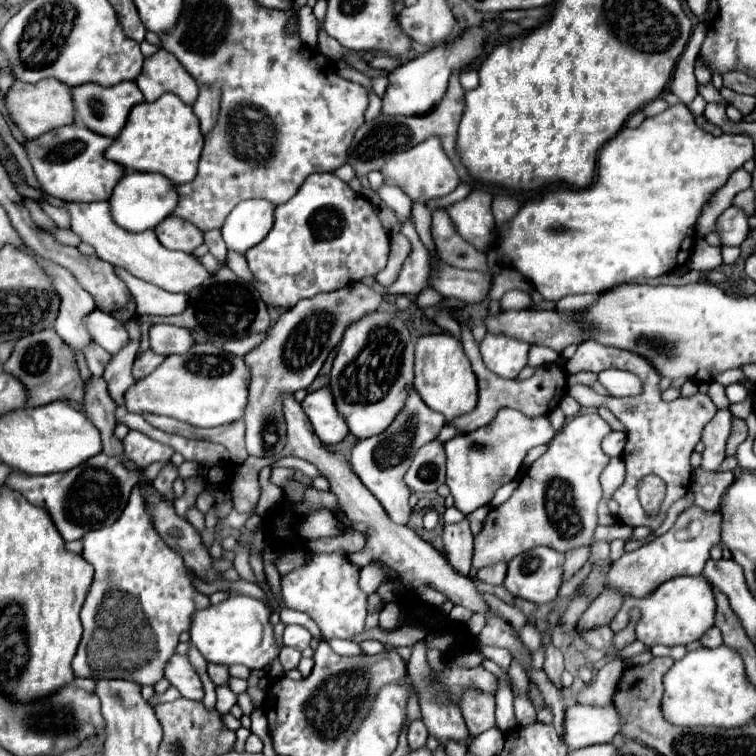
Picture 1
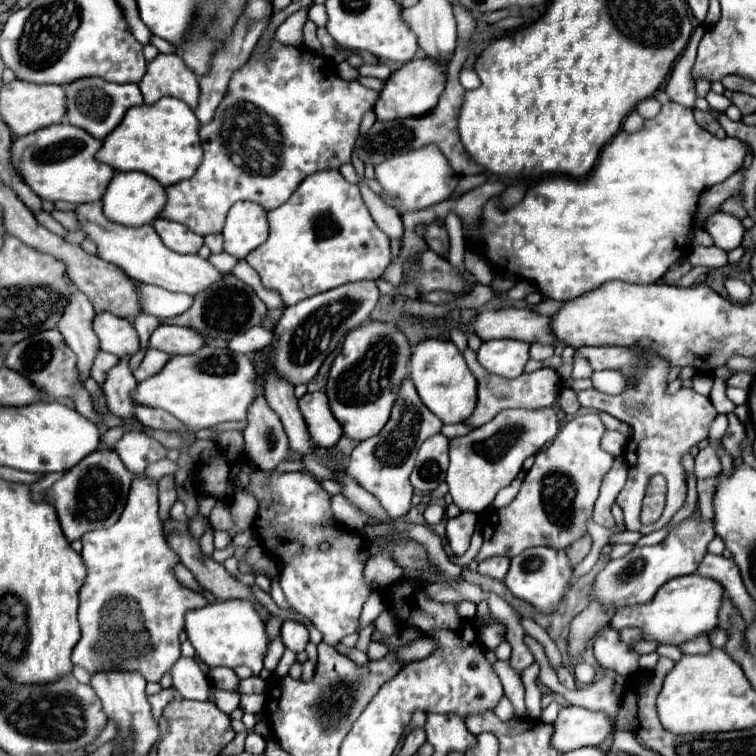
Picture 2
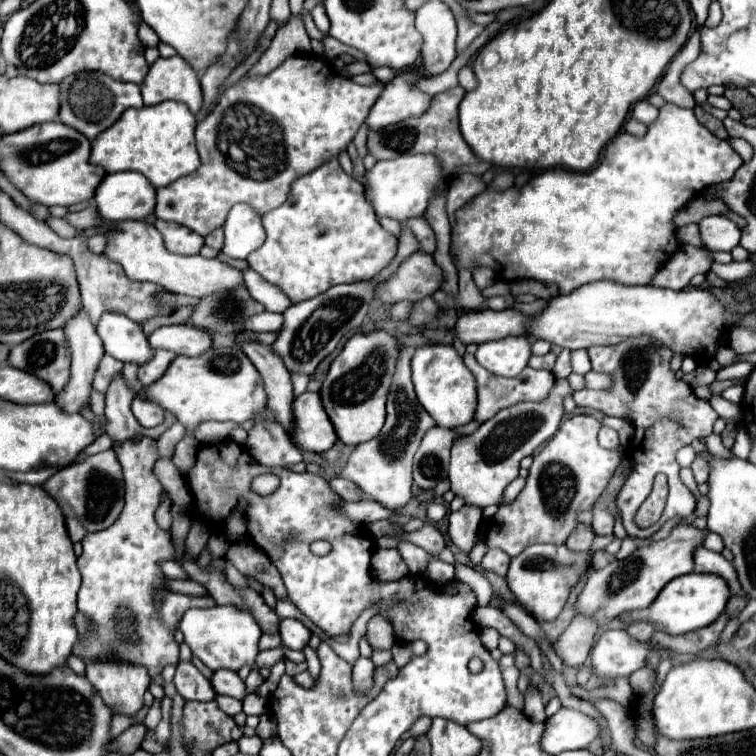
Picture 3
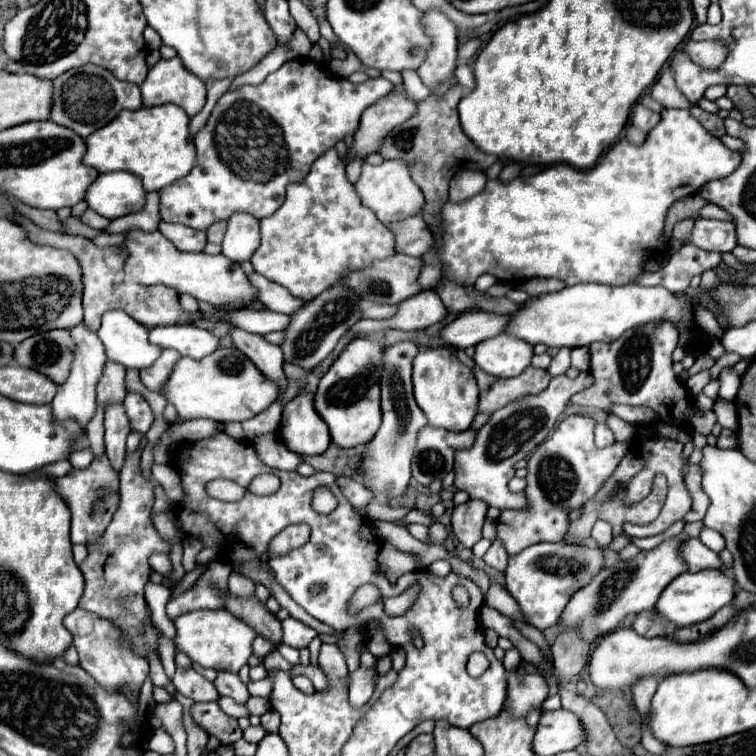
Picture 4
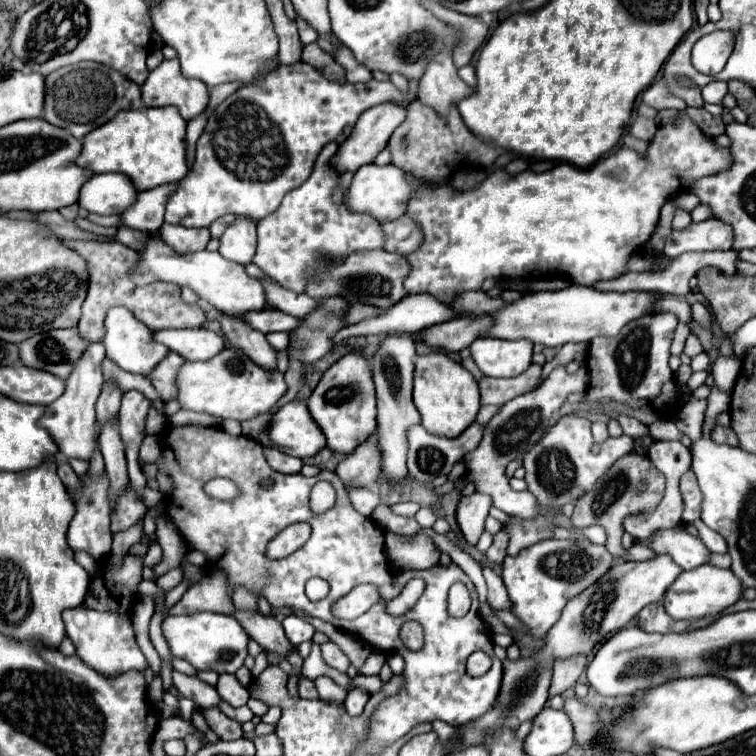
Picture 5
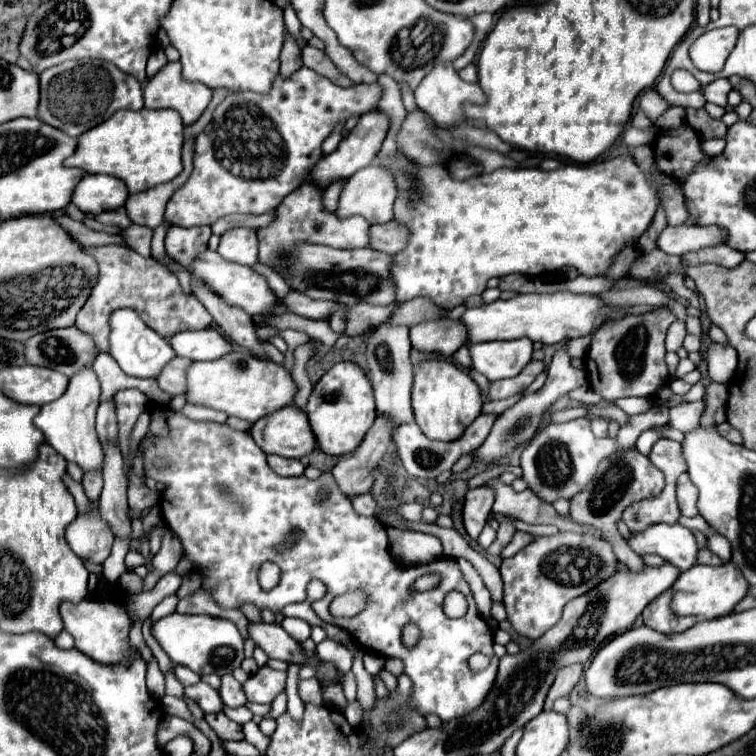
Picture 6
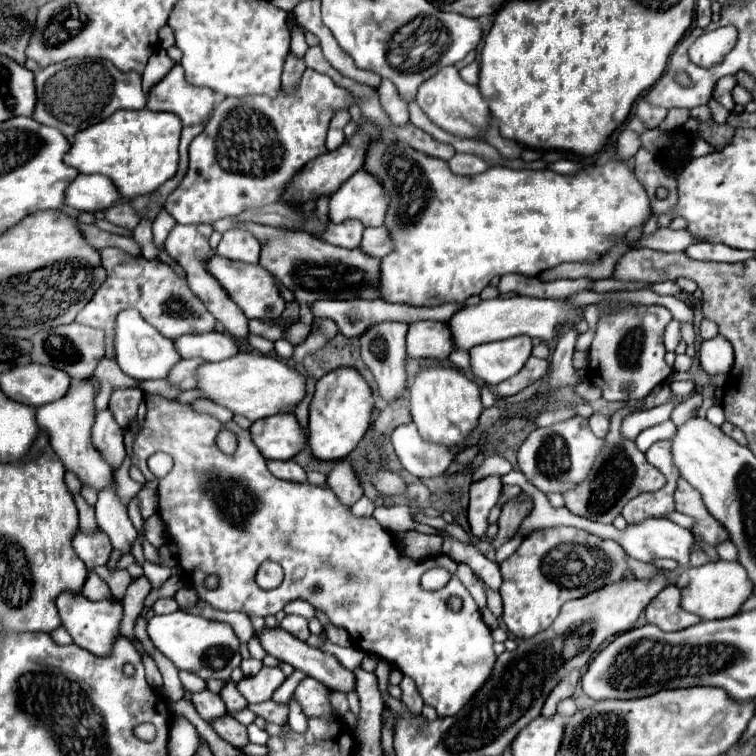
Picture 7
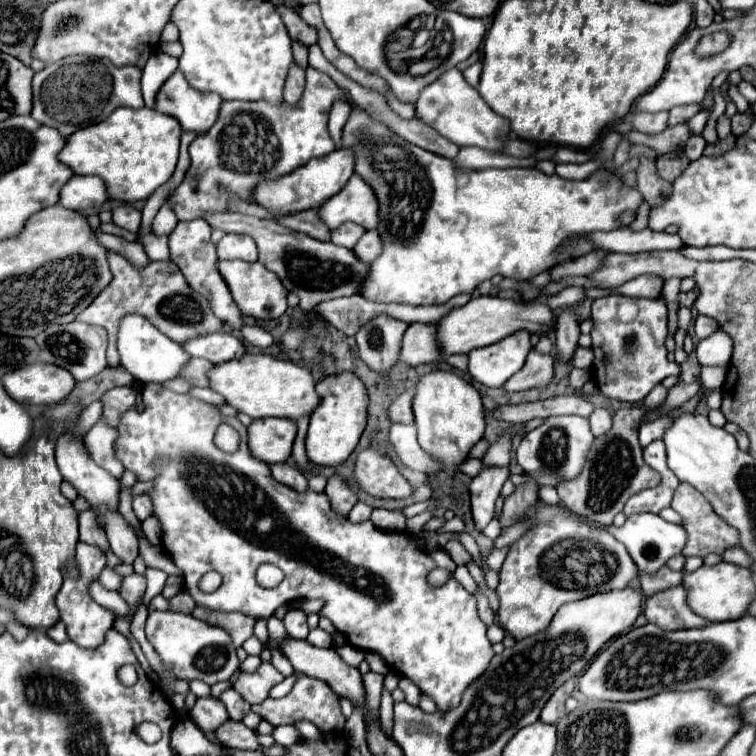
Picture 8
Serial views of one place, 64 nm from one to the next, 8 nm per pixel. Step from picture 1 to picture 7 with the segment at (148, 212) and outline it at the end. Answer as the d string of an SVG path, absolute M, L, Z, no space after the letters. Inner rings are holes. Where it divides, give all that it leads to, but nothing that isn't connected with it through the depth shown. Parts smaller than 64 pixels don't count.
M80 174L66 190L66 206L72 210L98 212L106 210L120 200L120 192L112 186L108 176L100 174Z

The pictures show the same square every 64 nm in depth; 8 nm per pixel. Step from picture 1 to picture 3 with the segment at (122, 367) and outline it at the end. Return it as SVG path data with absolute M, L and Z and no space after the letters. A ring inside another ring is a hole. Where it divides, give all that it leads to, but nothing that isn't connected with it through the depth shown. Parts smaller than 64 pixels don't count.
M120 374L120 378L116 378L116 382L112 382L112 386L108 386L108 394L106 394L106 418L108 418L108 428L106 434L114 438L114 442L122 442L130 436L141 434L143 436L151 437L157 440L162 433L164 433L174 422L176 417L170 413L165 413L164 422L155 428L142 428L132 410L132 398L136 396L136 392L128 386L124 374Z

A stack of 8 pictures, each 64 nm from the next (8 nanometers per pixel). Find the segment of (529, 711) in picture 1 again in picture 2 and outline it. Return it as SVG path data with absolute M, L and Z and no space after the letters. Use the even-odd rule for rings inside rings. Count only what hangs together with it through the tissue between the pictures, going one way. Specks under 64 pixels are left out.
M494 662L492 668L496 668L500 680L502 680L502 686L504 686L504 692L506 696L510 698L510 702L514 704L514 710L516 710L516 716L526 716L526 704L524 704L524 686L522 686L522 680L518 678L516 672L512 672L510 664L508 662Z

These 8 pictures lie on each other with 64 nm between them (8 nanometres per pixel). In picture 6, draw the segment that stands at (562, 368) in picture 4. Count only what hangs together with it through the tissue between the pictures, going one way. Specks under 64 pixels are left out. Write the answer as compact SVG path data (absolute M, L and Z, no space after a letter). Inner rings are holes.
M576 338L576 340L568 340L568 354L572 354L572 358L584 358L590 346L590 338Z

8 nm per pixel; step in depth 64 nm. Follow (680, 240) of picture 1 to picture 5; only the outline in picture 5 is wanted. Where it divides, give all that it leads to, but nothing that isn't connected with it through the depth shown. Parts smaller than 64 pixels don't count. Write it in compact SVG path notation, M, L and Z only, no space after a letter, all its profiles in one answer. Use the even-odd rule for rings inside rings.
M680 112L656 130L644 154L622 146L586 170L570 164L556 164L552 170L540 174L526 170L516 176L496 170L470 192L456 192L448 184L426 190L420 182L408 176L416 188L416 196L408 204L408 216L420 224L424 244L414 254L406 256L412 270L404 286L410 294L428 292L450 306L452 296L462 290L480 290L480 284L486 278L514 280L532 274L562 274L568 276L572 284L586 286L600 280L620 278L628 272L630 256L654 234L660 220L660 208L670 200L670 194L676 196L688 192L698 178L724 172L728 166L732 166L730 150L720 148L714 138L704 136L688 114Z

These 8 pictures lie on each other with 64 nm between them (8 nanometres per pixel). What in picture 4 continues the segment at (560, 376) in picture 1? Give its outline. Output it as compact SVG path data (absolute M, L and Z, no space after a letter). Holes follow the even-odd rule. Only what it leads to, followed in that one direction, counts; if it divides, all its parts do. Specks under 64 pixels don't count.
M474 366L472 372L480 388L478 412L484 412L484 414L492 414L502 406L506 406L508 402L514 402L516 398L540 394L540 390L546 390L548 382L552 380L552 376L546 370L540 370L534 366L528 366L520 376L514 376L514 378L496 378L480 370L478 366Z

